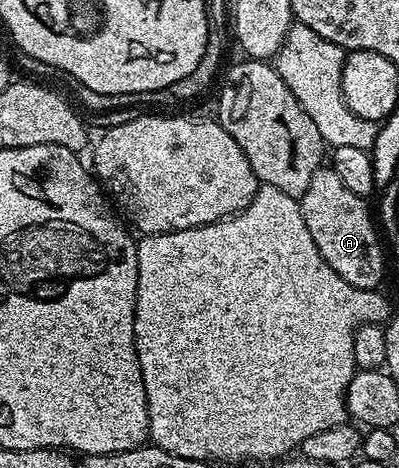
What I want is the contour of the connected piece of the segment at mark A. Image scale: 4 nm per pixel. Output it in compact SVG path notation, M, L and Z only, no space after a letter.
M324 167L316 171L313 179L309 179L309 187L305 187L305 195L298 198L301 207L301 215L305 215L305 227L309 227L309 235L313 235L313 243L317 243L317 251L345 279L345 283L353 283L353 287L362 289L379 289L383 281L383 245L379 242L379 233L375 230L375 221L371 218L371 209L364 198L353 195L345 183L341 183L341 178L337 176L337 171L330 167Z

